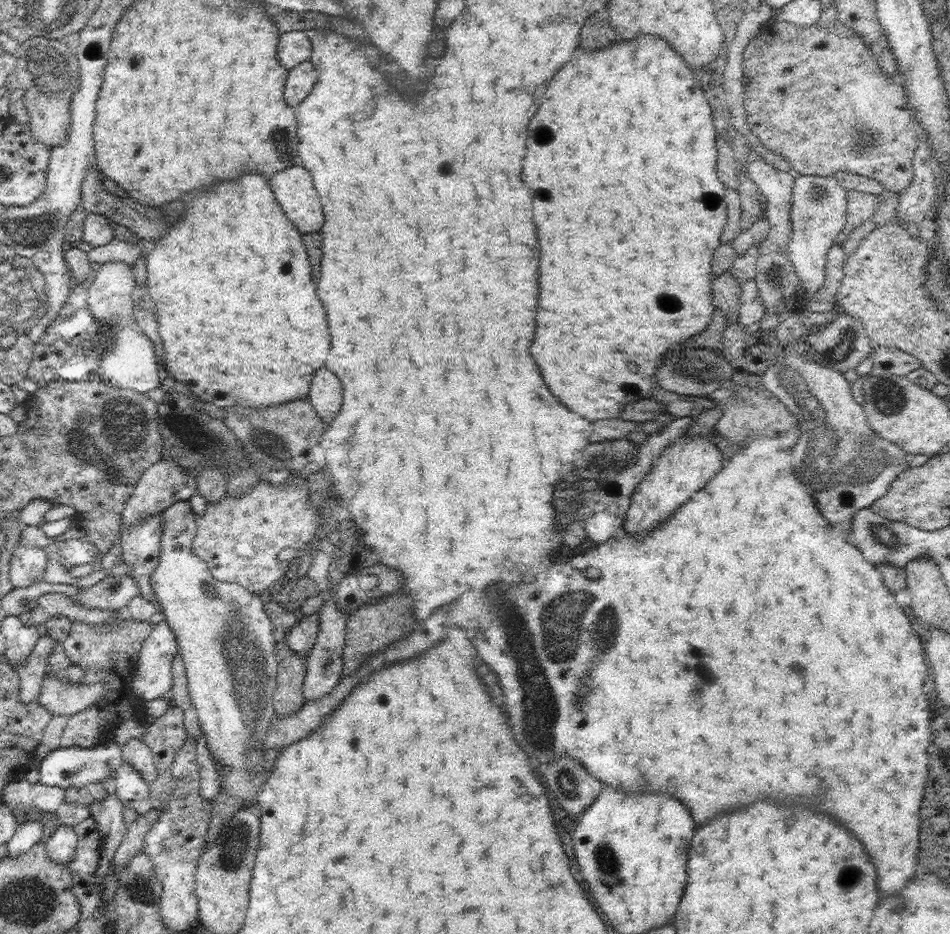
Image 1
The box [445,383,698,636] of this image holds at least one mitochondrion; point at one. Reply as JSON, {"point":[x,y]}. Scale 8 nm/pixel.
{"point":[612,458]}

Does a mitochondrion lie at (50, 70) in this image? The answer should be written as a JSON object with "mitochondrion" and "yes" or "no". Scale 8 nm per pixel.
{"mitochondrion":"yes"}

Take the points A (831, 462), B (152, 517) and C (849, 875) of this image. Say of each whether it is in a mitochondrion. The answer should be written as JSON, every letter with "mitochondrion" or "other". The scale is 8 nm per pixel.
{"A":"mitochondrion","B":"other","C":"mitochondrion"}

